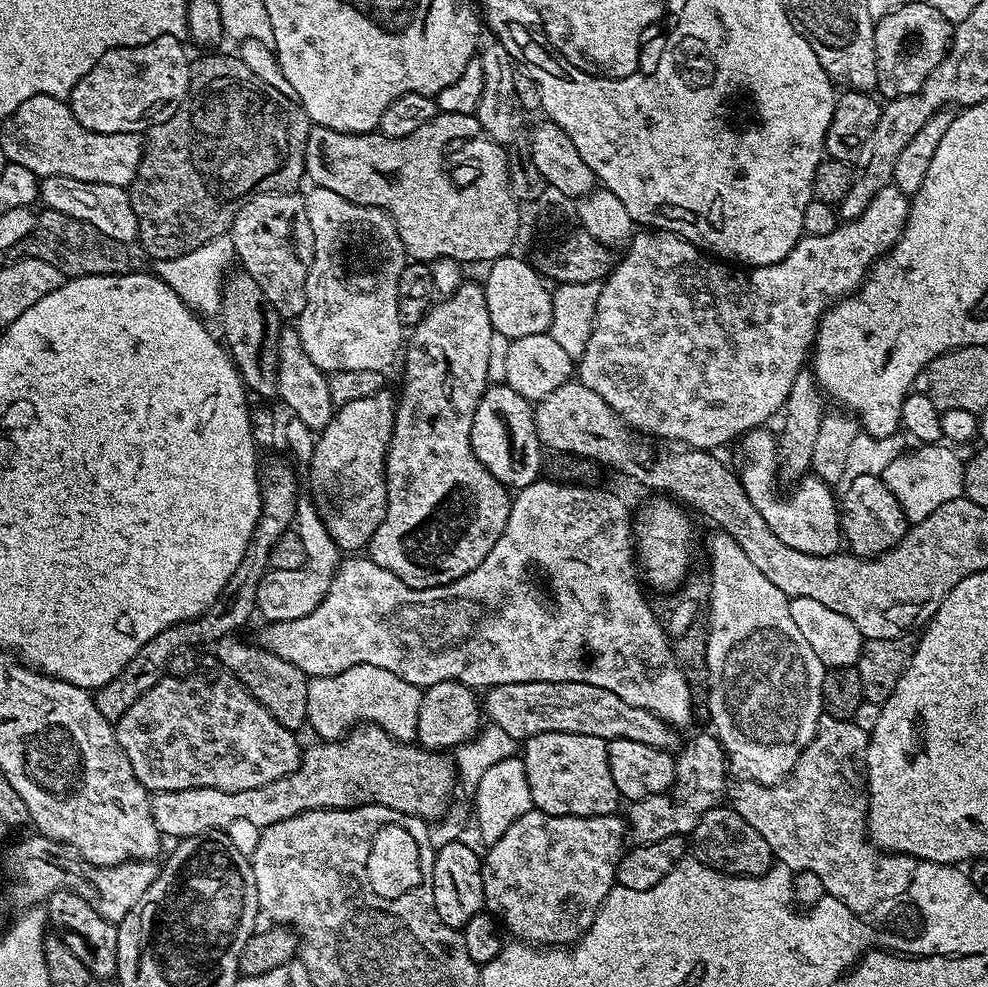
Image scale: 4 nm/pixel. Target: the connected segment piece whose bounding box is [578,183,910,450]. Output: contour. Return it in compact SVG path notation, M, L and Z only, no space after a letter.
M888 184L882 190L878 190L878 194L874 194L870 206L866 206L866 210L862 210L862 214L858 214L858 218L837 223L836 228L830 230L830 234L803 235L790 250L790 254L786 254L786 258L782 258L782 262L757 268L749 267L747 271L705 254L695 244L691 244L689 240L683 240L674 232L637 231L627 245L628 253L621 260L619 257L618 263L600 284L596 321L592 327L590 342L586 342L586 350L578 361L580 383L590 386L590 390L594 390L594 394L600 395L624 419L629 428L637 433L645 432L648 436L661 436L664 440L677 440L675 443L680 446L716 450L719 444L728 444L732 439L733 443L745 432L767 425L769 423L767 420L775 412L777 415L783 409L786 398L790 394L790 386L794 386L794 378L798 378L798 374L805 371L806 361L809 359L810 349L816 339L816 327L820 325L820 319L837 300L843 300L844 297L852 295L864 283L877 259L898 242L898 238L904 233L905 226L908 225L909 207L910 198L906 194L902 194L902 190L898 190L895 184Z

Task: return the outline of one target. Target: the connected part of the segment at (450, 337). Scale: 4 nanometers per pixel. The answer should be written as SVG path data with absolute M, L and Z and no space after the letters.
M464 282L453 293L437 299L419 324L411 329L411 332L412 337L409 340L407 337L406 340L408 357L404 360L404 389L398 392L394 430L386 458L386 494L388 495L386 514L382 518L382 526L378 526L378 530L374 530L374 538L369 542L366 552L375 564L382 566L382 570L390 570L390 574L394 574L402 582L406 582L406 586L437 588L470 574L470 570L478 567L482 558L486 558L486 554L490 554L490 550L494 550L494 542L498 542L502 530L506 530L506 522L510 518L512 509L512 496L509 489L505 488L502 482L498 482L498 478L494 478L494 474L490 474L490 470L486 470L486 466L482 466L482 462L478 462L478 458L470 446L470 426L474 422L474 410L478 410L478 402L482 398L482 394L490 387L488 367L492 364L494 329L490 322L490 310L486 310L483 287L479 283Z

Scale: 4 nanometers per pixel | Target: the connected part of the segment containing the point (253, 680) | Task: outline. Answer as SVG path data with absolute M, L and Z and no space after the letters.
M233 634L217 640L214 645L215 659L226 671L234 674L234 678L242 682L245 690L259 704L266 706L266 710L270 710L270 714L278 718L282 726L293 730L300 730L300 727L303 729L308 723L306 702L310 677L298 670L298 666L286 662L286 658L278 658L278 654L274 654L269 648L263 648L259 642L252 641L251 644L248 640L239 640L240 638L239 635Z

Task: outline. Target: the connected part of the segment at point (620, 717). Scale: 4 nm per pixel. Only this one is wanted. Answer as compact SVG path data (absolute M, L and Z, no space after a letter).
M514 682L494 684L487 689L485 696L482 708L487 719L489 716L488 720L493 725L506 730L519 742L543 732L565 732L586 734L607 741L642 742L646 746L665 750L677 747L678 732L669 721L650 710L622 702L618 694L610 694L610 690L602 690L602 686L590 686L586 682Z

